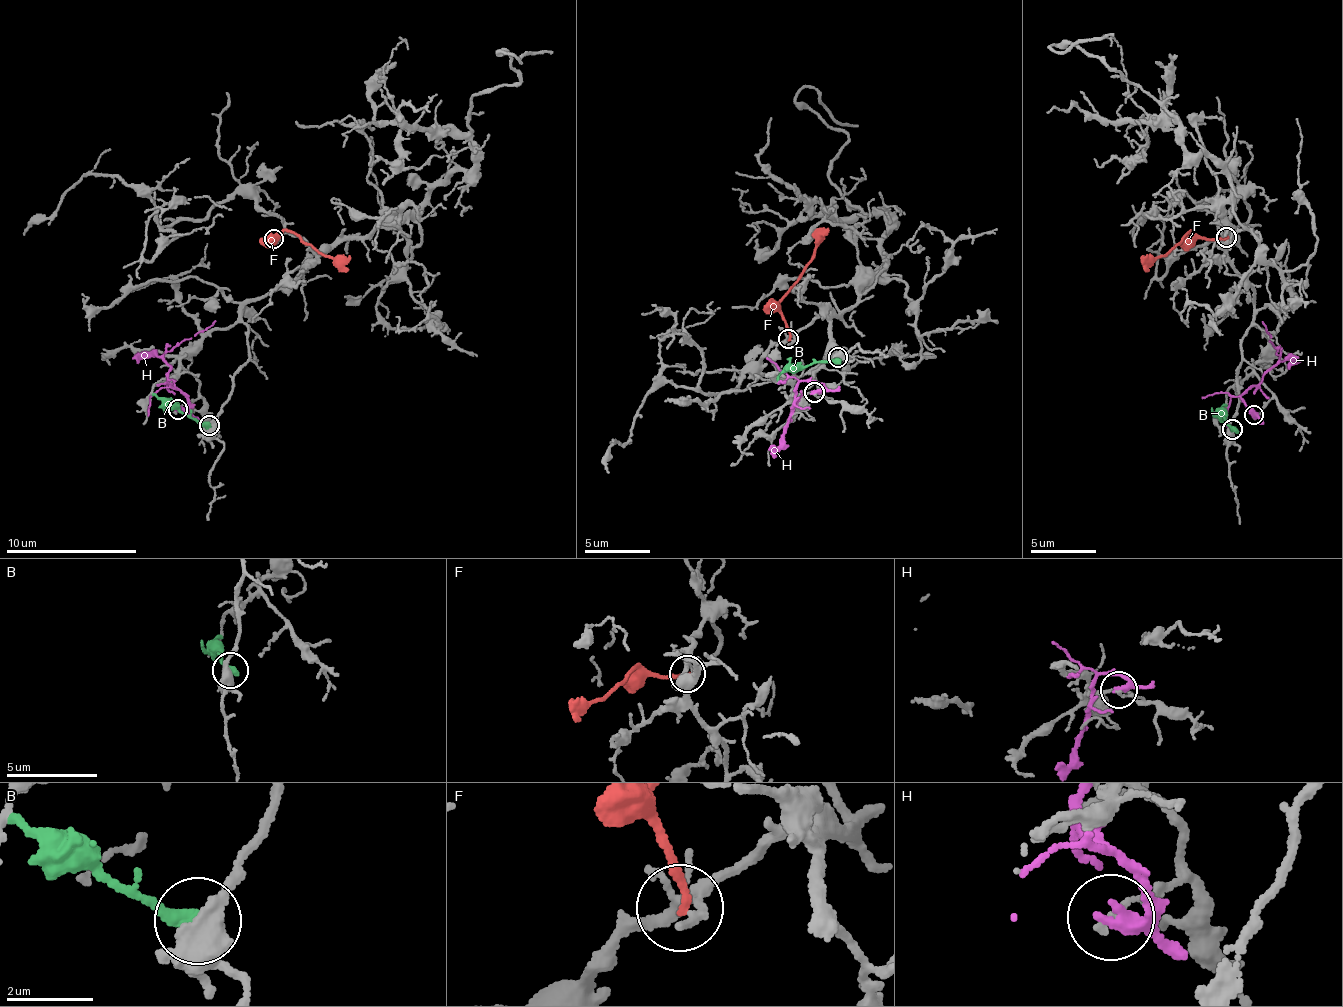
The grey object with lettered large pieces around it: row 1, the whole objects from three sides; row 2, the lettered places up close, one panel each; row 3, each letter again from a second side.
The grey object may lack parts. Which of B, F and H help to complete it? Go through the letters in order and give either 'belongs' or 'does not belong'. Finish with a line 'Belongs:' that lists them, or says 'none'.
B: does not belong
F: does not belong
H: does not belong
Belongs: none

